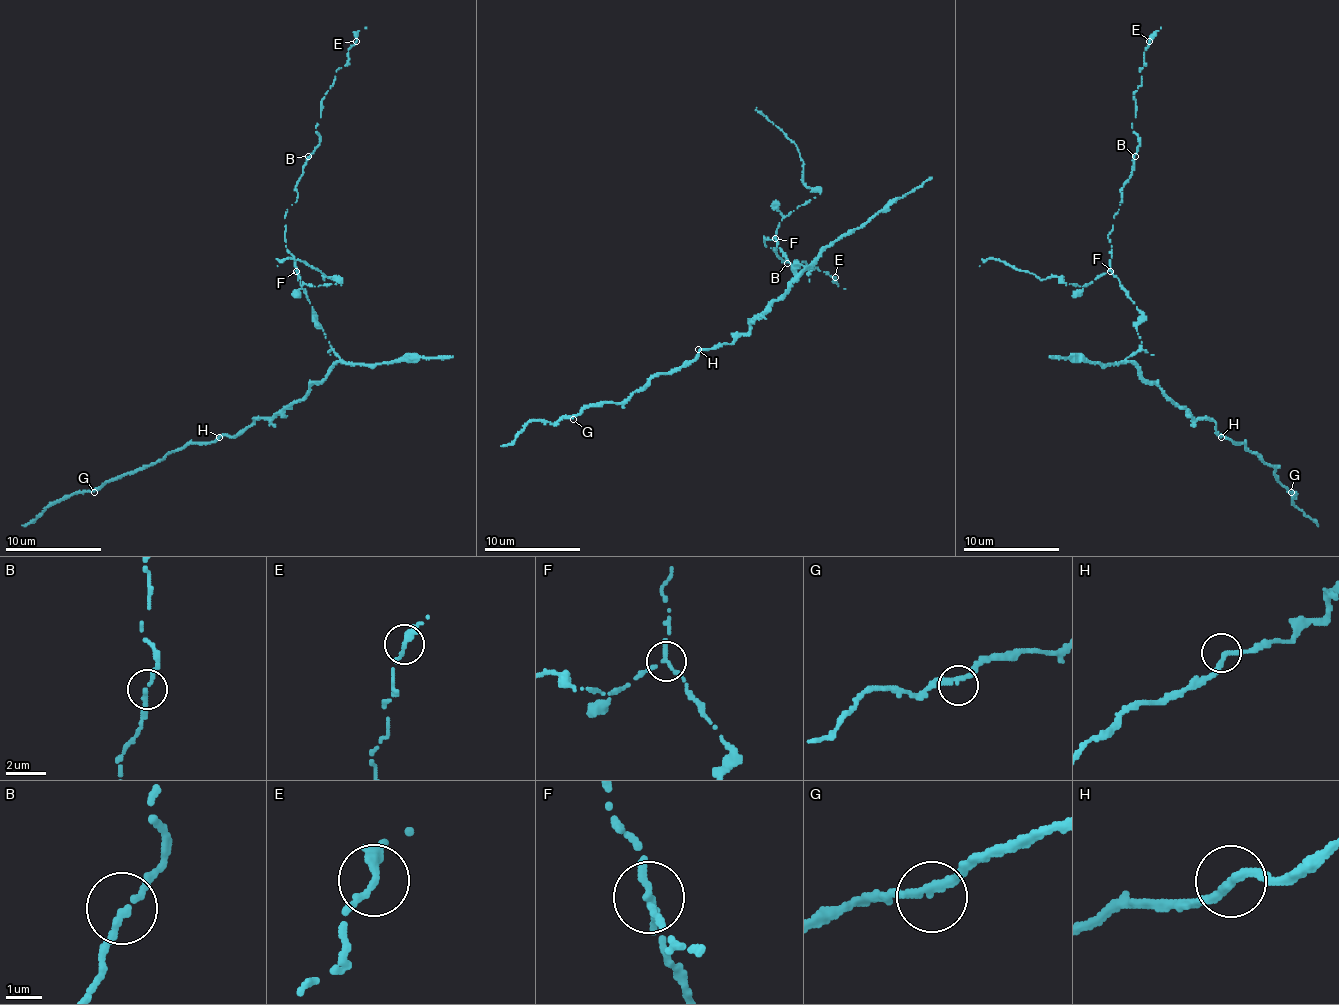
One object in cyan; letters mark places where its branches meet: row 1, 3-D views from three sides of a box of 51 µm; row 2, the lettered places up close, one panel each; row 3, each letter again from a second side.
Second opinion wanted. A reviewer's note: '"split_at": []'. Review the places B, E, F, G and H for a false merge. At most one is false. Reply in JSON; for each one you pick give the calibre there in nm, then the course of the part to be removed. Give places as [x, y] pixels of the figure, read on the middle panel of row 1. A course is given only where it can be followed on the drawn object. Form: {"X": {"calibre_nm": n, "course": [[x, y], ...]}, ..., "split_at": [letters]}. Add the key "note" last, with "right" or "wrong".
{"F": {"calibre_nm": 280, "course": [[775, 239], [777, 224], [784, 217], [820, 193], [804, 181], [799, 150], [756, 107]]}, "split_at": ["F"], "note": "wrong"}

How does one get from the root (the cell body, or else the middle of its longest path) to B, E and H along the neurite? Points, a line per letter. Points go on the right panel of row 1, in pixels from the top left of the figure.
B: (1130, 360), (1128, 358), (1142, 346), (1137, 334), (1142, 314), (1111, 271), (1108, 233), (1135, 156)
E: (1130, 360), (1142, 346), (1142, 314), (1111, 271), (1108, 233), (1140, 144), (1132, 132), (1135, 91), (1149, 41)
H: (1130, 360), (1147, 382), (1152, 382), (1192, 418), (1209, 418), (1221, 437)

